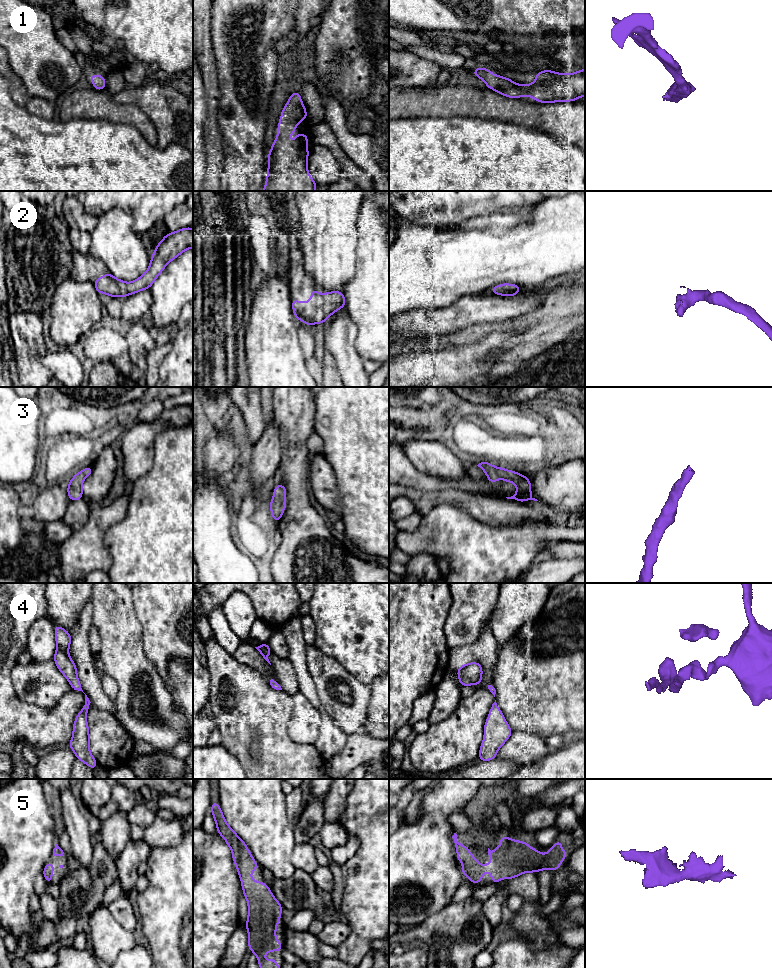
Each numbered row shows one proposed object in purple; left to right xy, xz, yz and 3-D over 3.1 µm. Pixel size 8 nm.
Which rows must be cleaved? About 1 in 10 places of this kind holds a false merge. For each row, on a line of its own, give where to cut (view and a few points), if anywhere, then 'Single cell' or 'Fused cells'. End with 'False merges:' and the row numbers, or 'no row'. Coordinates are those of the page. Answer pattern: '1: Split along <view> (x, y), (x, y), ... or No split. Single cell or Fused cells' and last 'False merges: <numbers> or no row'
1: No split. Single cell
2: No split. Single cell
3: No split. Single cell
4: No split. Single cell
5: No split. Single cell
False merges: no row

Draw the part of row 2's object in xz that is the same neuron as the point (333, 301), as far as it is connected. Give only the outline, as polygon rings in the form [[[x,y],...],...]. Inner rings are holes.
[[[315,288],[311,290],[311,300],[302,303],[291,300],[293,313],[299,323],[314,325],[325,323],[327,318],[340,308],[346,307],[345,296],[342,291],[320,294]]]

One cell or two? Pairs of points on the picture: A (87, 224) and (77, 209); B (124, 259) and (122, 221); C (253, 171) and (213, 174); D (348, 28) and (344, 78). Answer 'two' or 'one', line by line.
A: one
B: one
C: two
D: one

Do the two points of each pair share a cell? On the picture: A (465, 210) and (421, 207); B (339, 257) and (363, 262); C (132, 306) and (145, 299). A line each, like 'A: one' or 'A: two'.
A: one
B: two
C: one

